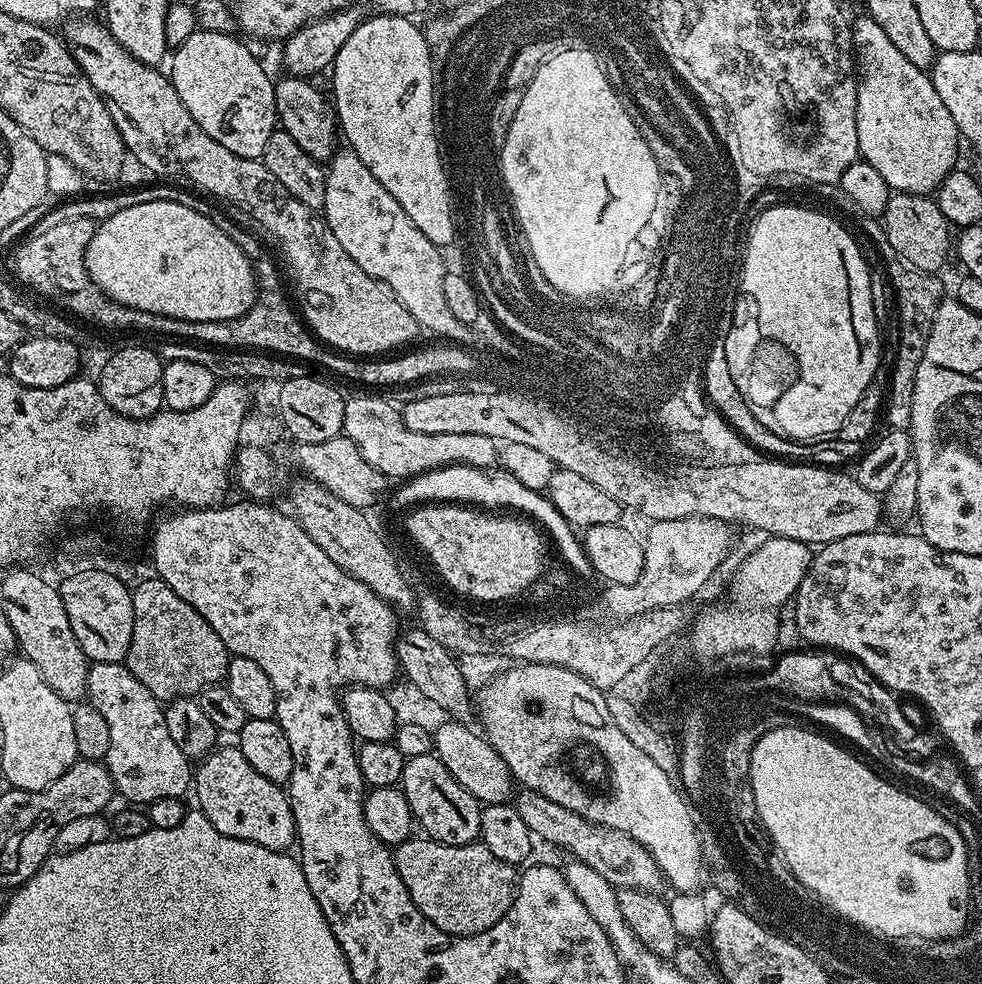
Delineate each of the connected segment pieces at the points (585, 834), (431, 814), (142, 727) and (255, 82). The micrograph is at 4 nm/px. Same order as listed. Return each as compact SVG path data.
M521 787L515 793L514 806L518 814L522 814L522 822L526 822L537 841L545 840L548 844L566 848L571 857L602 874L616 889L633 888L655 893L661 891L662 877L658 862L654 862L652 855L626 834L598 826L574 814L574 810L566 810L566 806L558 806L558 802L550 802L550 798L526 787Z
M435 754L426 756L409 756L405 759L404 769L399 780L399 787L406 794L406 802L410 802L412 819L417 825L424 827L425 837L442 842L446 846L466 846L480 840L482 826L482 805L442 766Z
M127 663L122 664L92 664L88 669L88 695L87 703L94 706L94 710L98 710L98 714L102 714L102 718L106 718L106 722L110 722L110 750L108 751L107 766L108 773L112 776L112 782L117 793L120 792L125 796L125 801L131 802L136 806L147 806L153 804L158 798L170 798L171 796L183 797L184 791L191 789L194 784L194 768L187 756L182 754L182 750L178 750L178 745L174 742L174 738L170 738L170 730L166 730L166 718L164 717L164 708L161 701L157 700L154 694L150 694L150 690L146 690L146 686L142 686L142 682L138 682L138 678L134 678L134 674L130 674Z
M197 30L171 53L170 79L178 98L190 110L194 122L222 142L226 150L242 158L259 160L270 142L270 134L277 131L276 85L268 77L260 60L236 36Z

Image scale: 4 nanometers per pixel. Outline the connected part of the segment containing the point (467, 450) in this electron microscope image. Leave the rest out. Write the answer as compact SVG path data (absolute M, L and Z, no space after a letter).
M349 395L345 399L343 435L354 442L374 470L392 482L408 481L424 472L455 464L488 470L498 460L498 441L494 438L486 438L486 434L418 434L404 425L398 408L380 396Z

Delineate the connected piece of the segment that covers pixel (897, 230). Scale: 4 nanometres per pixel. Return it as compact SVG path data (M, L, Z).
M893 192L886 202L882 223L884 223L883 239L888 240L897 254L906 262L910 262L910 266L918 266L918 270L927 272L941 271L940 267L948 260L948 252L950 256L950 249L954 244L954 232L942 210L938 210L936 201L931 195Z

